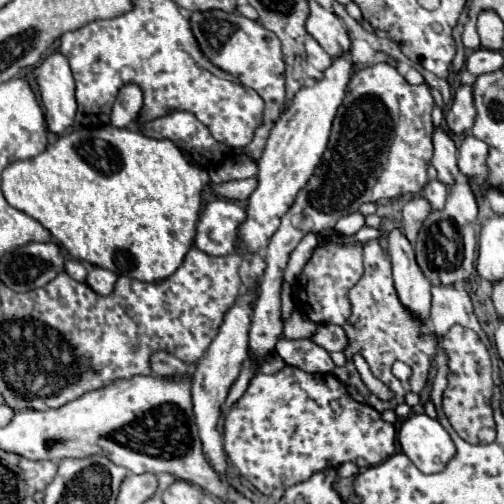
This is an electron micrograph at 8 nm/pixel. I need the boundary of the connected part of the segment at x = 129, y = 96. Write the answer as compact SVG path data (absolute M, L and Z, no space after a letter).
M126 84L114 102L110 124L116 128L128 128L138 118L138 112L142 108L142 90L134 84Z

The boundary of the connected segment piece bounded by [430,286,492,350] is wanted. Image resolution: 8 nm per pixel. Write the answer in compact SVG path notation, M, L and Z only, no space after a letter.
M432 286L432 312L430 312L430 326L438 338L442 338L454 324L472 328L480 340L492 350L492 344L484 330L480 328L472 300L462 286Z

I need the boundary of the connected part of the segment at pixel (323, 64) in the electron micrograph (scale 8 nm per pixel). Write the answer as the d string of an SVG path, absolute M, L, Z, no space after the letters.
M312 36L306 38L306 56L308 56L308 64L312 64L320 72L324 72L328 64L332 64L332 58L320 48L320 44Z

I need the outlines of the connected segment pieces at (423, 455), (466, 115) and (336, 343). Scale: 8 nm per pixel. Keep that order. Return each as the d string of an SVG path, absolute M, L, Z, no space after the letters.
M412 414L402 420L398 428L398 442L402 452L424 474L444 470L448 460L456 454L450 434L438 420L426 414Z
M460 86L454 94L454 104L450 106L450 112L446 112L446 132L462 136L468 134L474 126L476 108L472 98L472 86Z
M320 324L316 334L312 336L312 342L326 348L328 352L344 352L344 348L348 346L348 336L338 324Z

